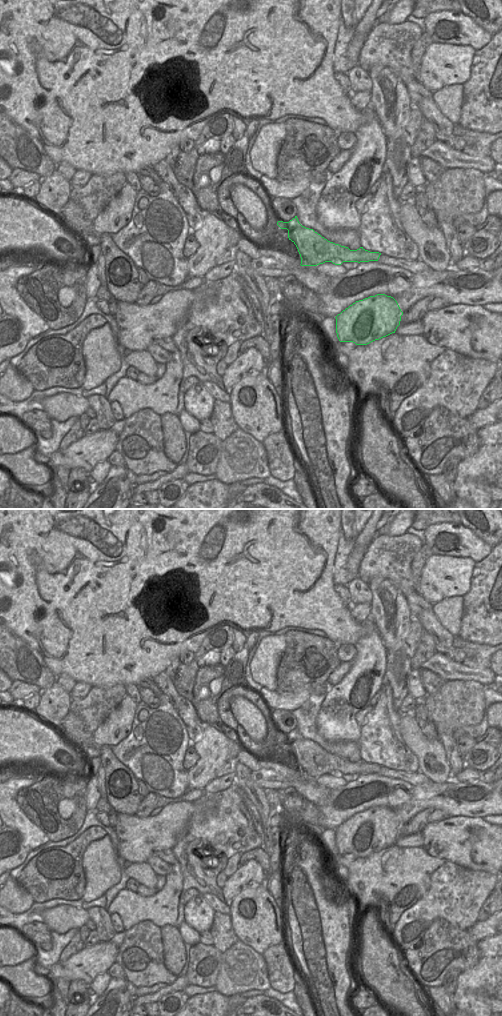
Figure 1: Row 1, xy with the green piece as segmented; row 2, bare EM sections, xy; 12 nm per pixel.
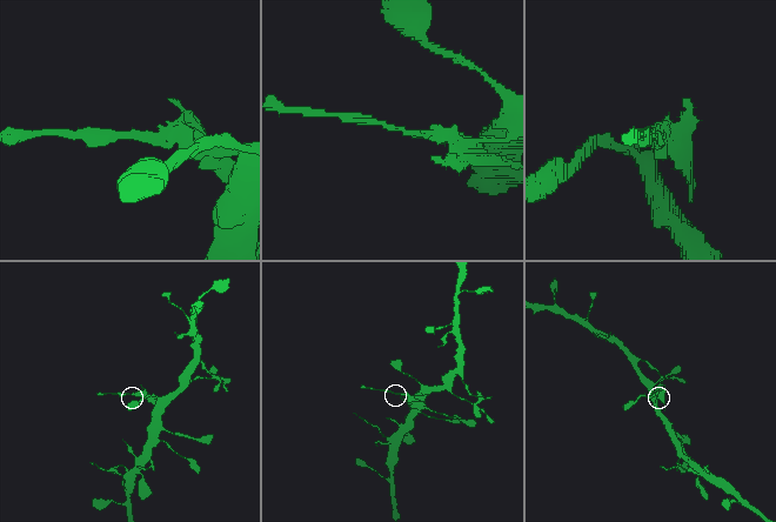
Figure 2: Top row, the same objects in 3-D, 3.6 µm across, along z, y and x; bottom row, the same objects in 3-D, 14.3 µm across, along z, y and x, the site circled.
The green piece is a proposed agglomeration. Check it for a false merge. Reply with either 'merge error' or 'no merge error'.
merge error

